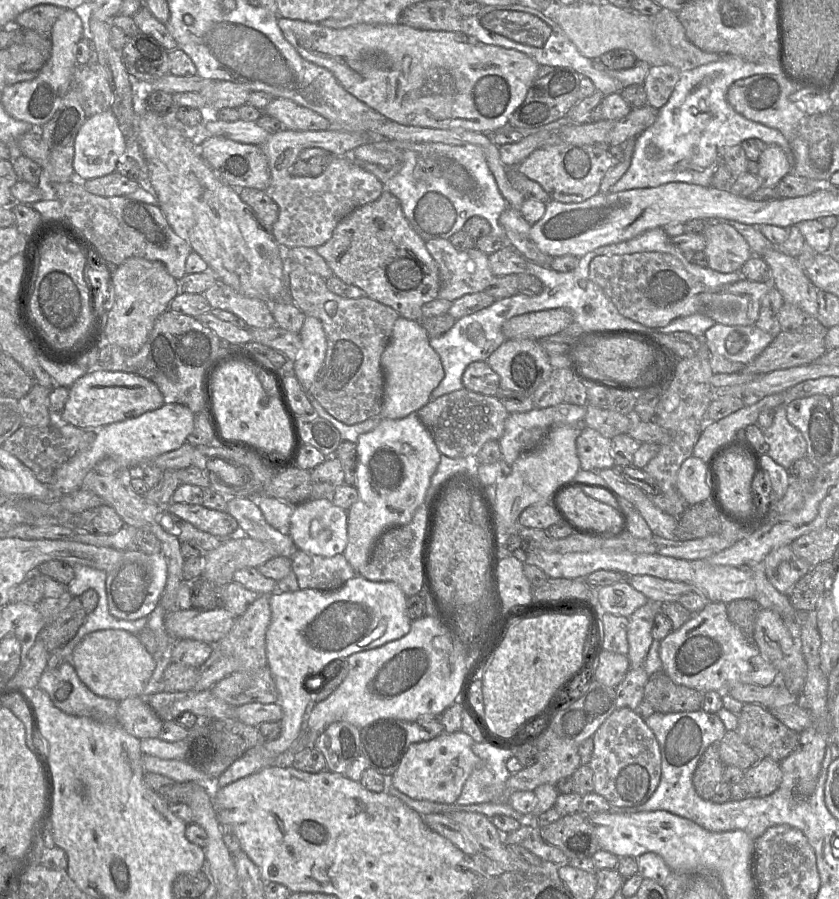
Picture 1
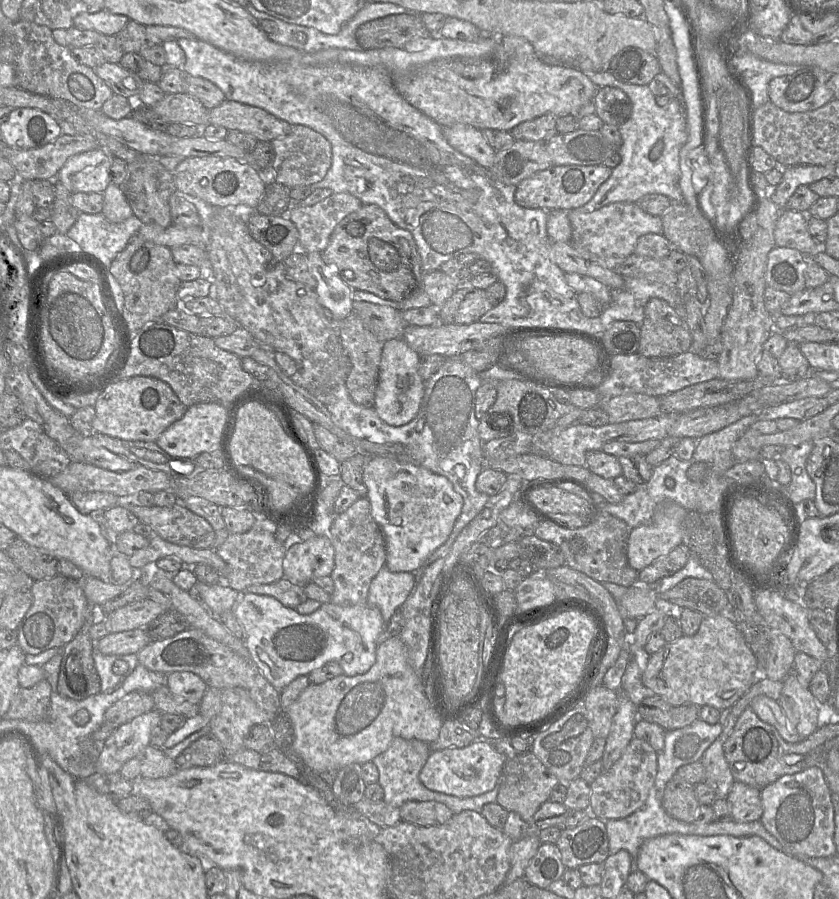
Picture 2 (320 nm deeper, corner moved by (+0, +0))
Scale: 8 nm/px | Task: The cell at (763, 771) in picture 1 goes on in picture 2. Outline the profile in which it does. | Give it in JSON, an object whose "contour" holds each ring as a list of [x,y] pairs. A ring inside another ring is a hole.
{"contour":[[[735,781],[726,799],[731,808],[732,820],[743,823],[761,819],[763,814],[761,790]]]}

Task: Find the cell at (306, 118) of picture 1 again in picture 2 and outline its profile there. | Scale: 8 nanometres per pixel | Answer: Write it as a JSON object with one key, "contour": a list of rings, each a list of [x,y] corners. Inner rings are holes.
{"contour":[[[225,99],[219,106],[209,110],[209,124],[221,126],[229,130],[238,130],[240,132],[254,136],[258,141],[269,141],[280,138],[288,134],[292,125],[281,120],[267,111],[250,106],[247,104],[230,101]]]}

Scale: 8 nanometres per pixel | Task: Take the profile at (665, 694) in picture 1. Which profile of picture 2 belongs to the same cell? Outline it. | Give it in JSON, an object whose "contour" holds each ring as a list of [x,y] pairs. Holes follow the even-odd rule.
{"contour":[[[657,695],[645,698],[637,707],[638,719],[656,723],[666,731],[686,727],[700,716],[697,705],[673,706]]]}

